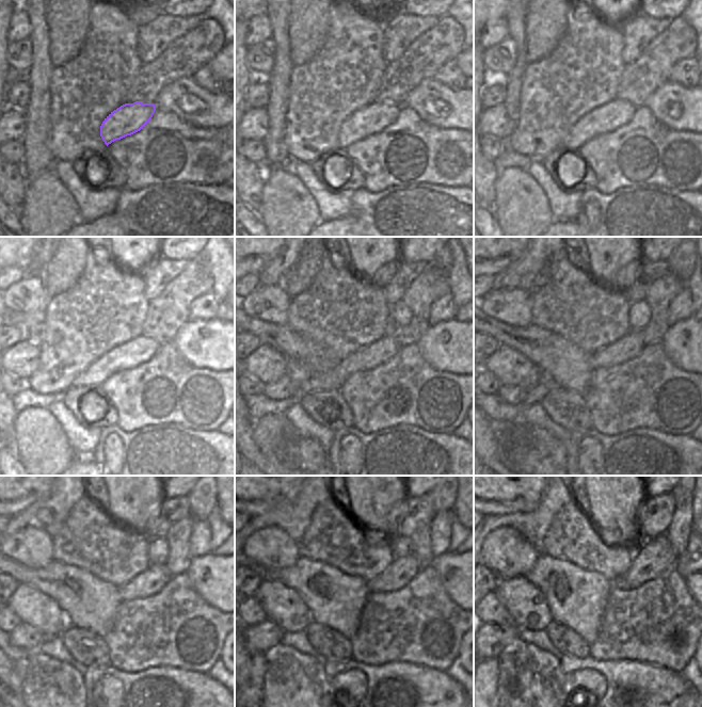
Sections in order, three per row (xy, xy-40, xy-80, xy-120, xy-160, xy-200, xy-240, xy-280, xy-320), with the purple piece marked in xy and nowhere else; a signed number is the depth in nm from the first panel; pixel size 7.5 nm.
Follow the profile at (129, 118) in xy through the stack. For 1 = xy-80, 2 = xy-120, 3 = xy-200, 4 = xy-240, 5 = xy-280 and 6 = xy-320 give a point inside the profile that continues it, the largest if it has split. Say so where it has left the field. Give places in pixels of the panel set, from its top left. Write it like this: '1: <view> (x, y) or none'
1: xy-80 (618, 112)
2: xy-120 (128, 355)
3: xy-200 (628, 347)
4: xy-240 (148, 582)
5: xy-280 (401, 571)
6: xy-320 (649, 562)

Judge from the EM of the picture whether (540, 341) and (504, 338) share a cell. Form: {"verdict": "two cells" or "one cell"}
{"verdict": "one cell"}

